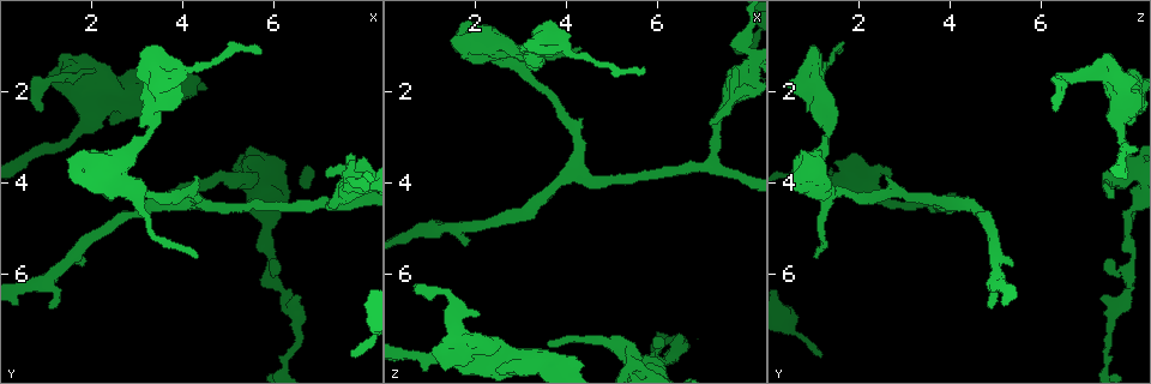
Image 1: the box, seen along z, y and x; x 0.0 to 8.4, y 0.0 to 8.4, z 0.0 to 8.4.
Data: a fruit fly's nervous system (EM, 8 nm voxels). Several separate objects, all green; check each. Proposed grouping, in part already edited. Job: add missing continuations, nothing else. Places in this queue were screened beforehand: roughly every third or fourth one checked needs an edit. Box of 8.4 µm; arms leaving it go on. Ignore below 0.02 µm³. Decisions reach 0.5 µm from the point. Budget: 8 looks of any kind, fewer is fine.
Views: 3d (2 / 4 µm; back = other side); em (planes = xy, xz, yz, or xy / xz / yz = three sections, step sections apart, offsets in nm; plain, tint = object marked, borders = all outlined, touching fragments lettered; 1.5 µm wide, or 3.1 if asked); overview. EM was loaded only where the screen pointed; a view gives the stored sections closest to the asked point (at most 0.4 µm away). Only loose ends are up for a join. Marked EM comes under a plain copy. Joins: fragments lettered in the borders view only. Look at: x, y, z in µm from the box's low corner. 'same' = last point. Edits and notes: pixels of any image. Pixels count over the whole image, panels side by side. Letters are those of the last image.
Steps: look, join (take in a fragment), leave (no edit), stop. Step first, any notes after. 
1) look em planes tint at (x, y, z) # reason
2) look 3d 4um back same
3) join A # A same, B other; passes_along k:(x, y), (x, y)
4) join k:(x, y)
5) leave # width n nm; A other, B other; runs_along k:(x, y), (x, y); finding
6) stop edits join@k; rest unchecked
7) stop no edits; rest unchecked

look em planes borders at (1.10, 6.70, 4.95)

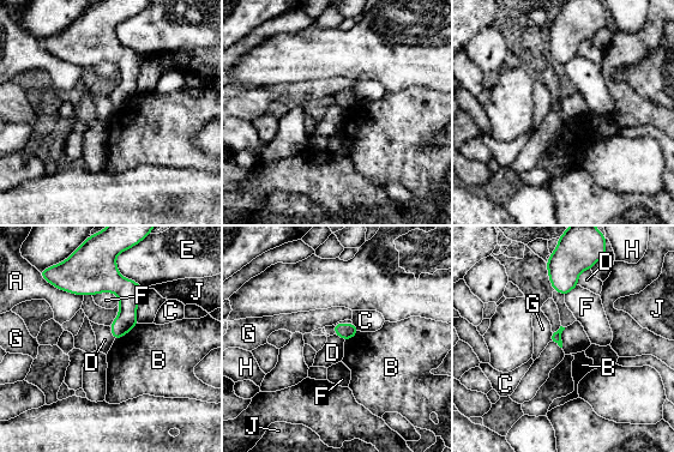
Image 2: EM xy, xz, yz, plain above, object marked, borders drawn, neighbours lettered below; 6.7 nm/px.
leave # A other, B other, C other, D other, E other, F other, G other, H other, J other; border 2:(590, 269), (579, 275), (577, 284); no lettered fragment goes on from it

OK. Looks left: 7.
look em planes borders at (7.20, 3.85, 2.75) # an open end

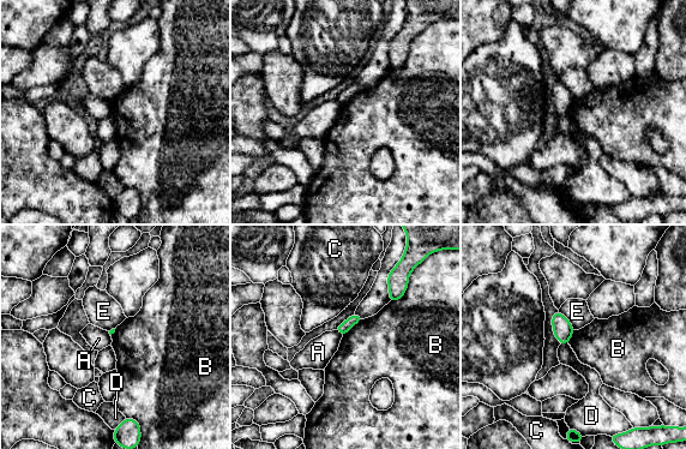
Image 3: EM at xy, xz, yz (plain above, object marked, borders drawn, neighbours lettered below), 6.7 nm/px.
leave # A other, B other, C other, D other, E other; no lettered fragment goes on from it

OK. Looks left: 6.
look em planes borders at (5.70, 3.40, 7.95) # an open end

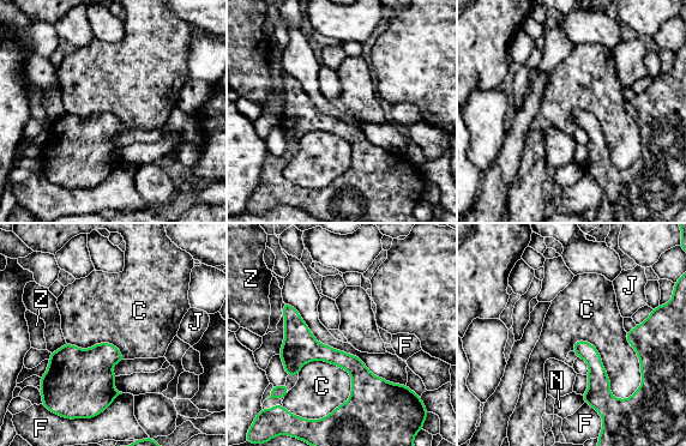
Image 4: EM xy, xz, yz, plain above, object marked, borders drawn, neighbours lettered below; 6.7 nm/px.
leave # width 120 nm; C other, F other, J other, N other, Z other; runs_along 4:(286, 306), (318, 351), (390, 386); none of them fits

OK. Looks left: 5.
stop no edits; rest unchecked

